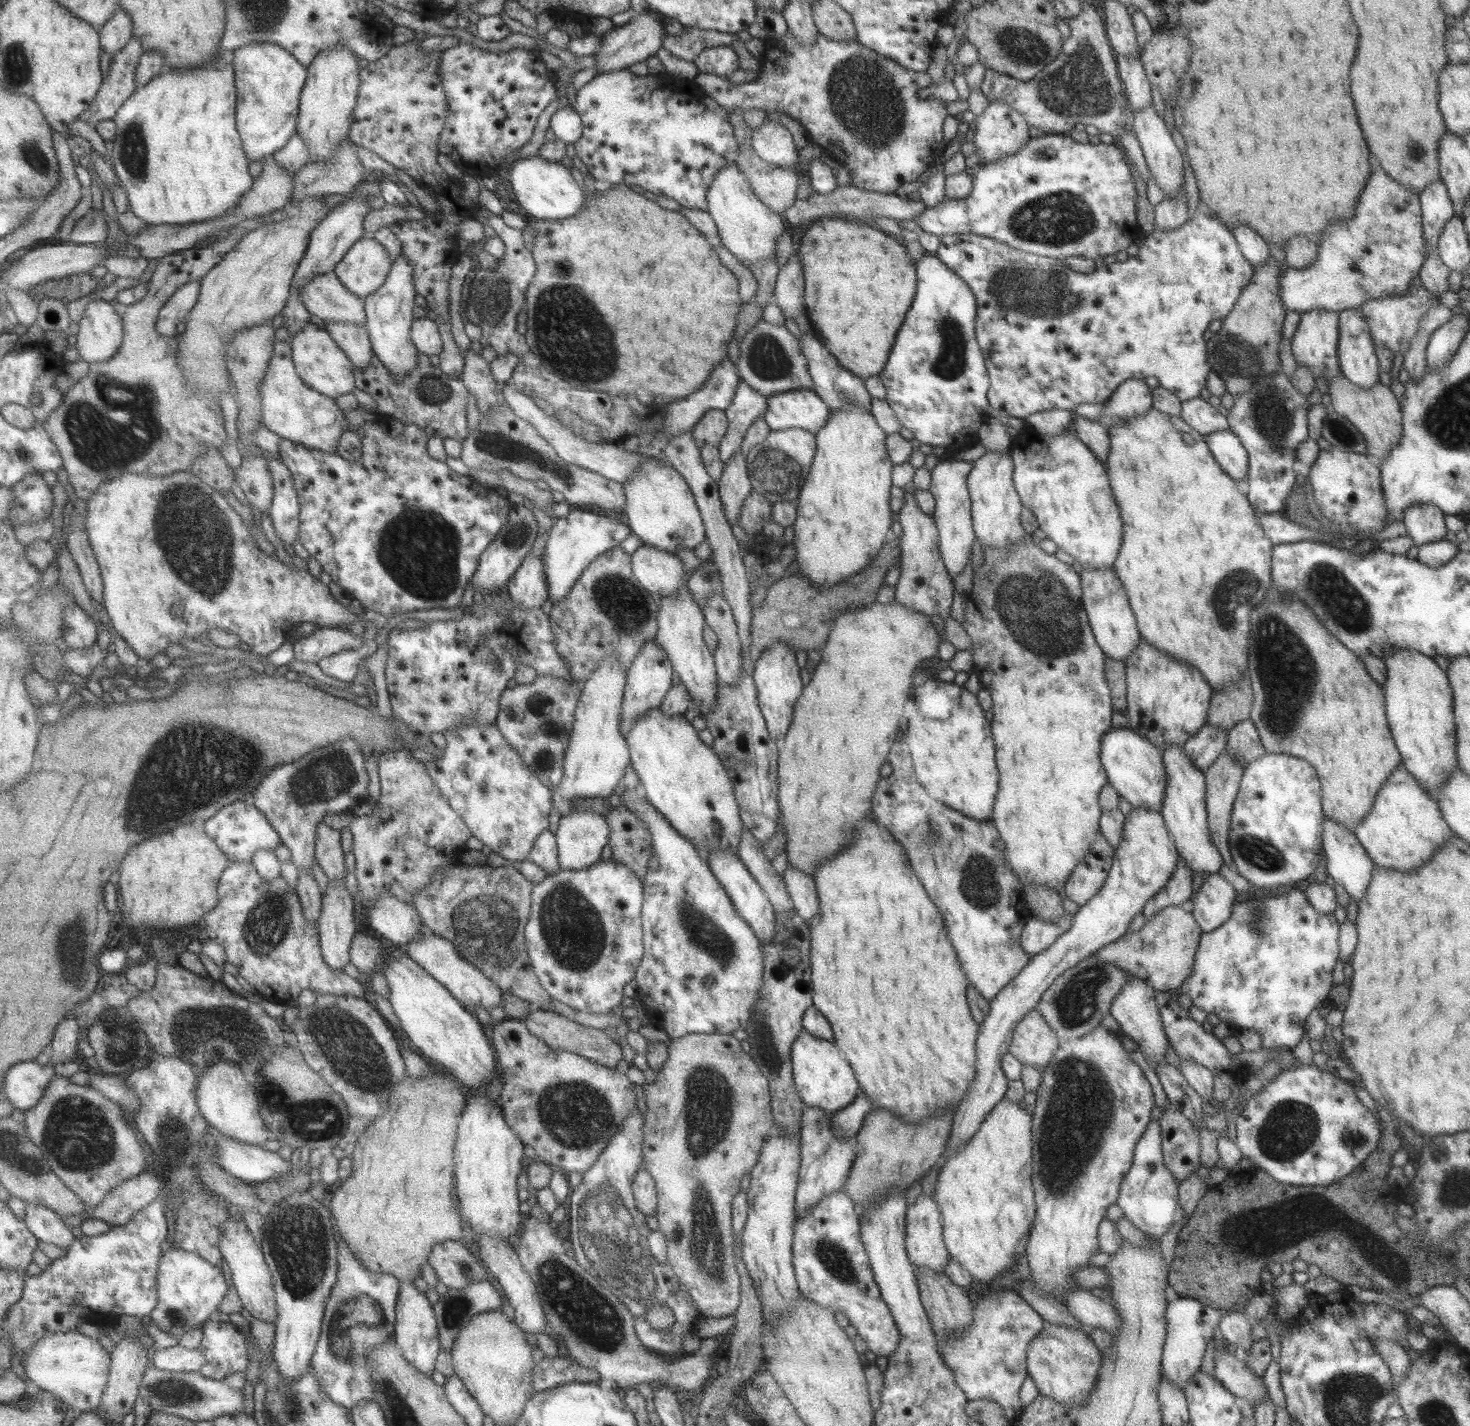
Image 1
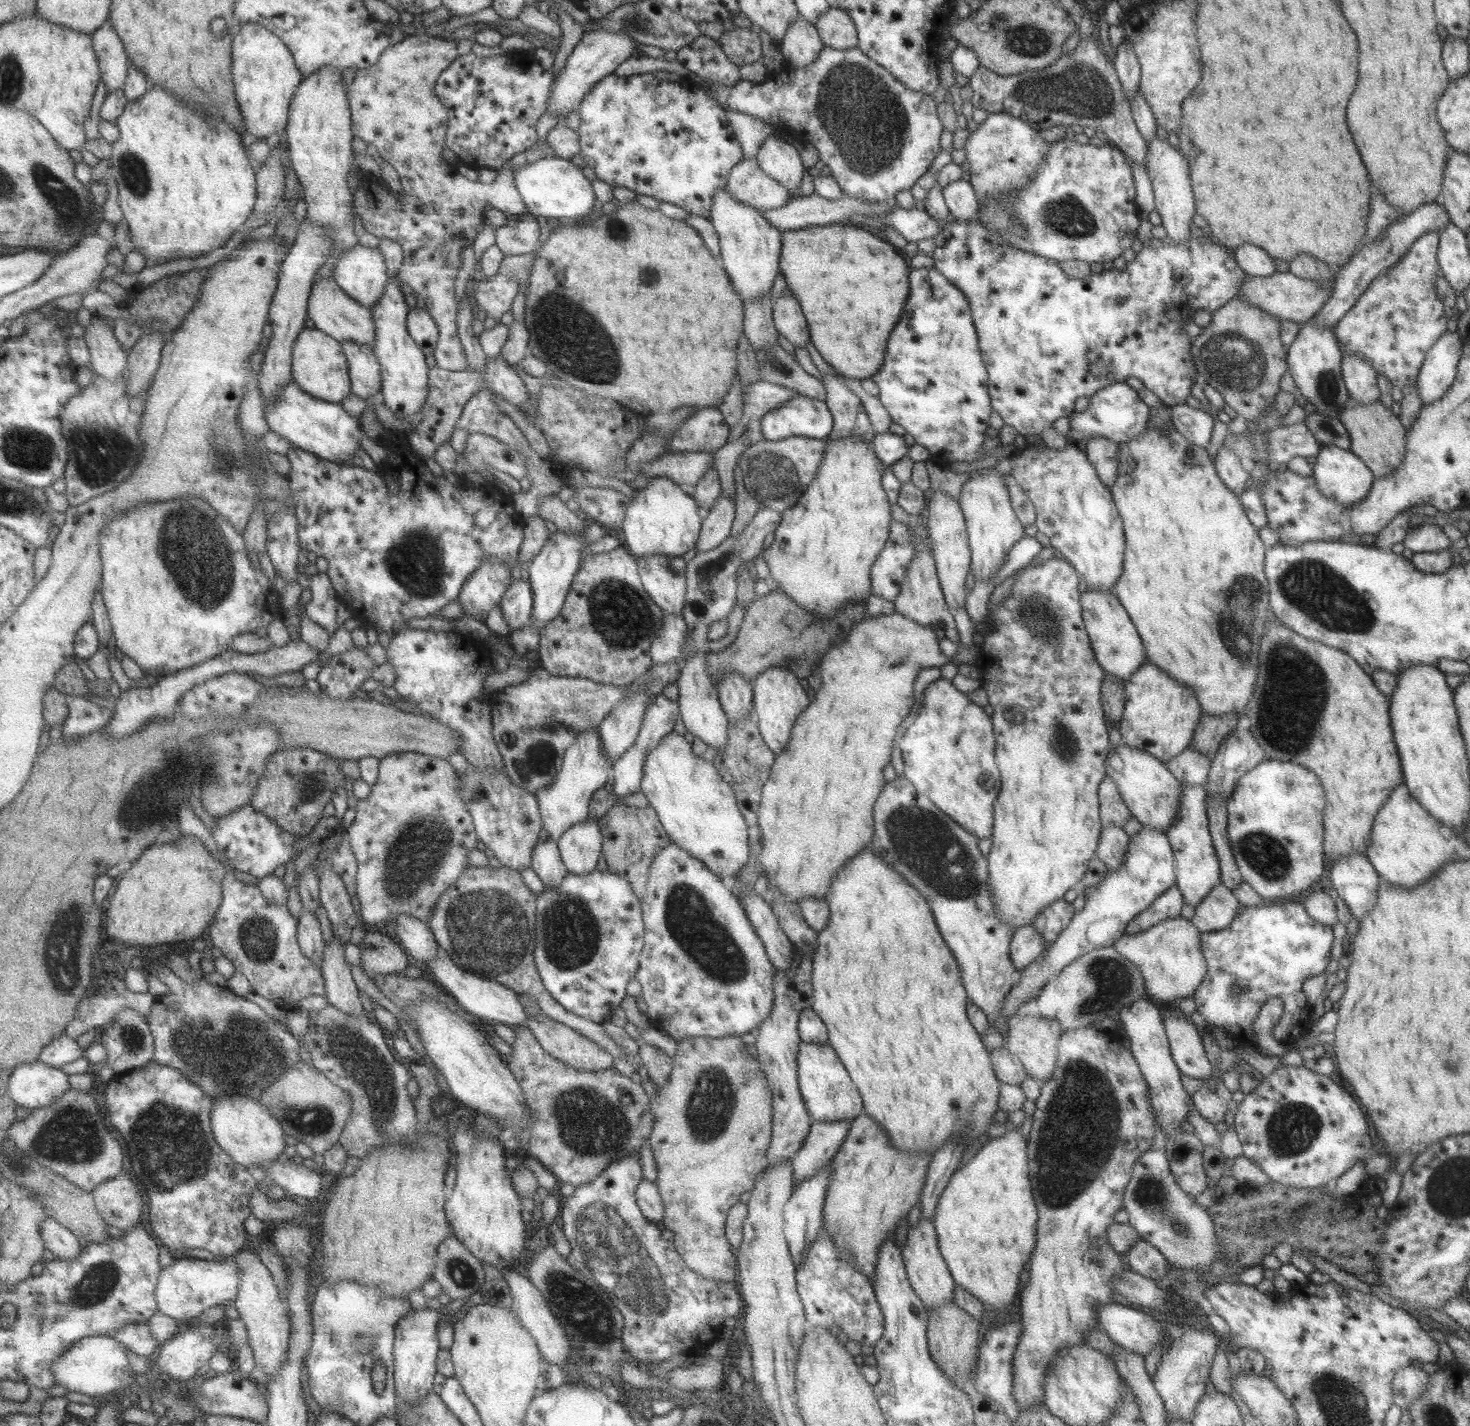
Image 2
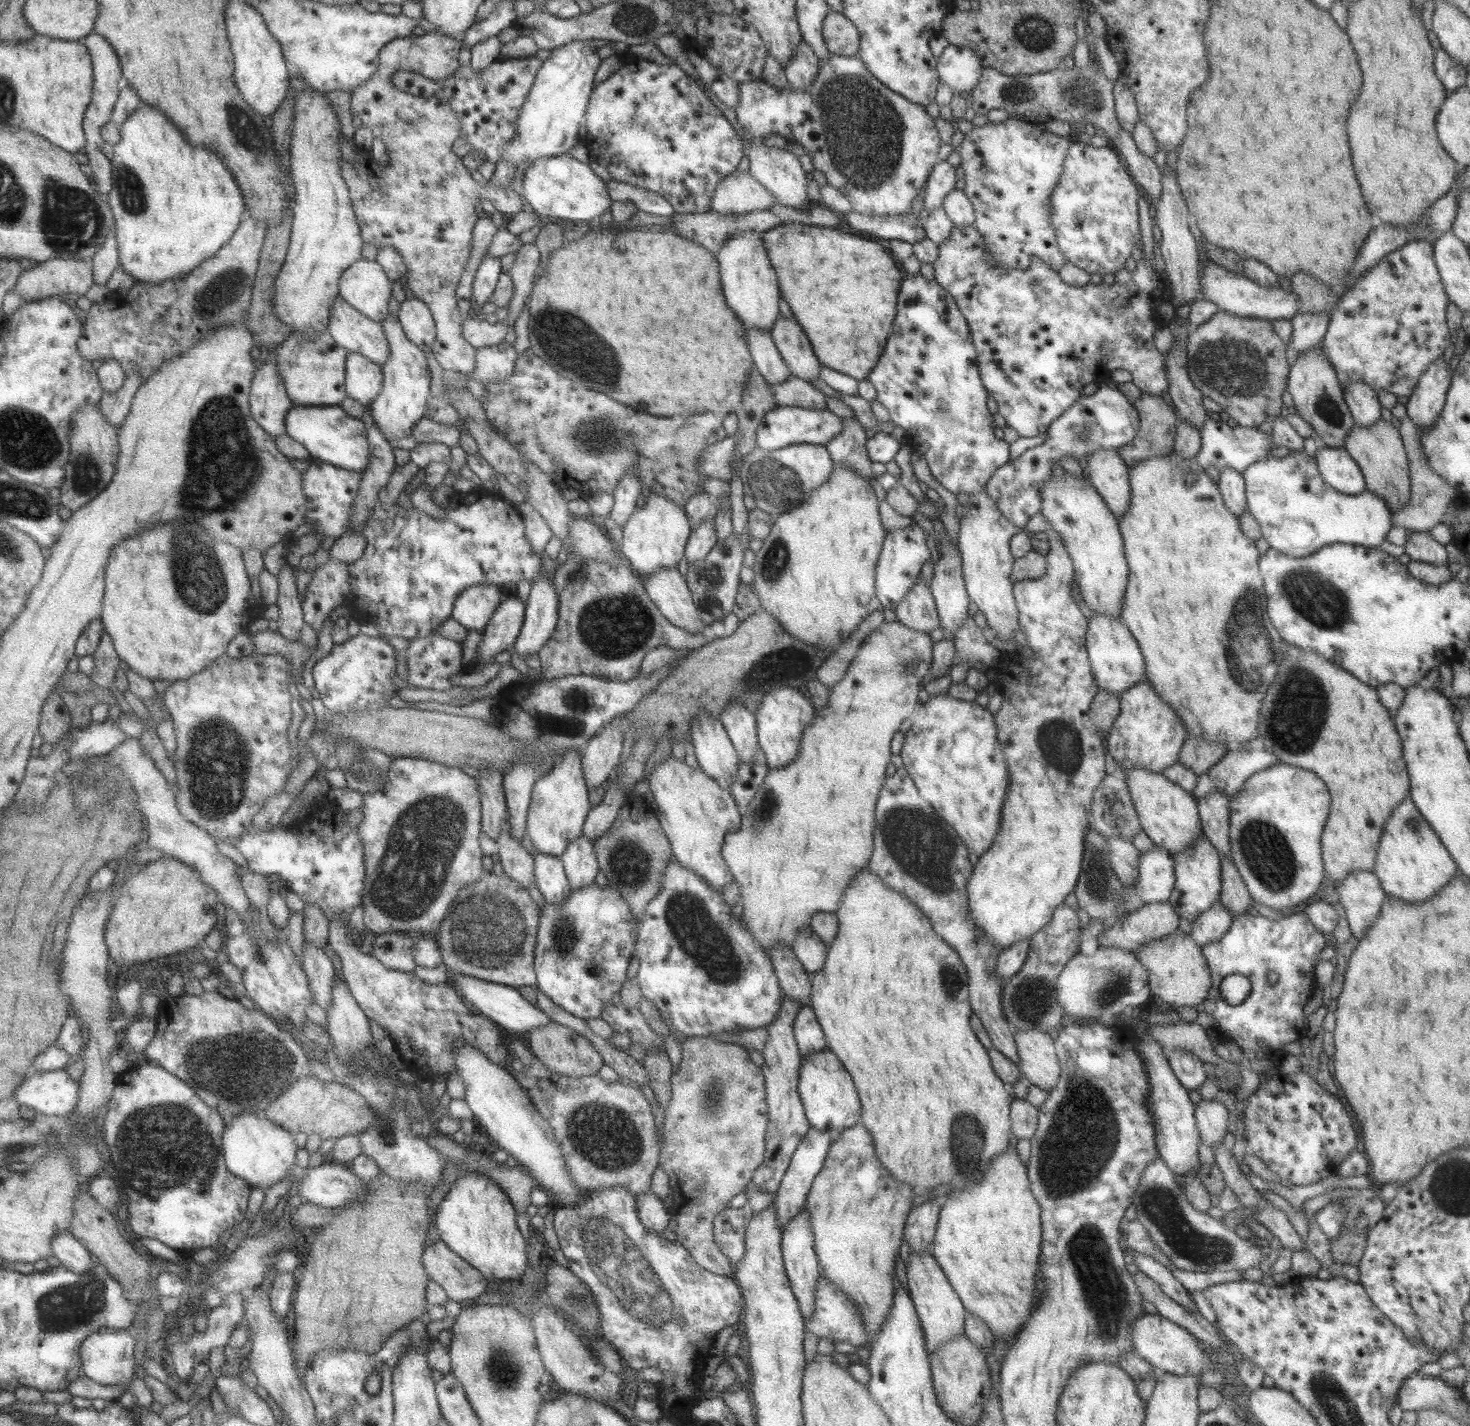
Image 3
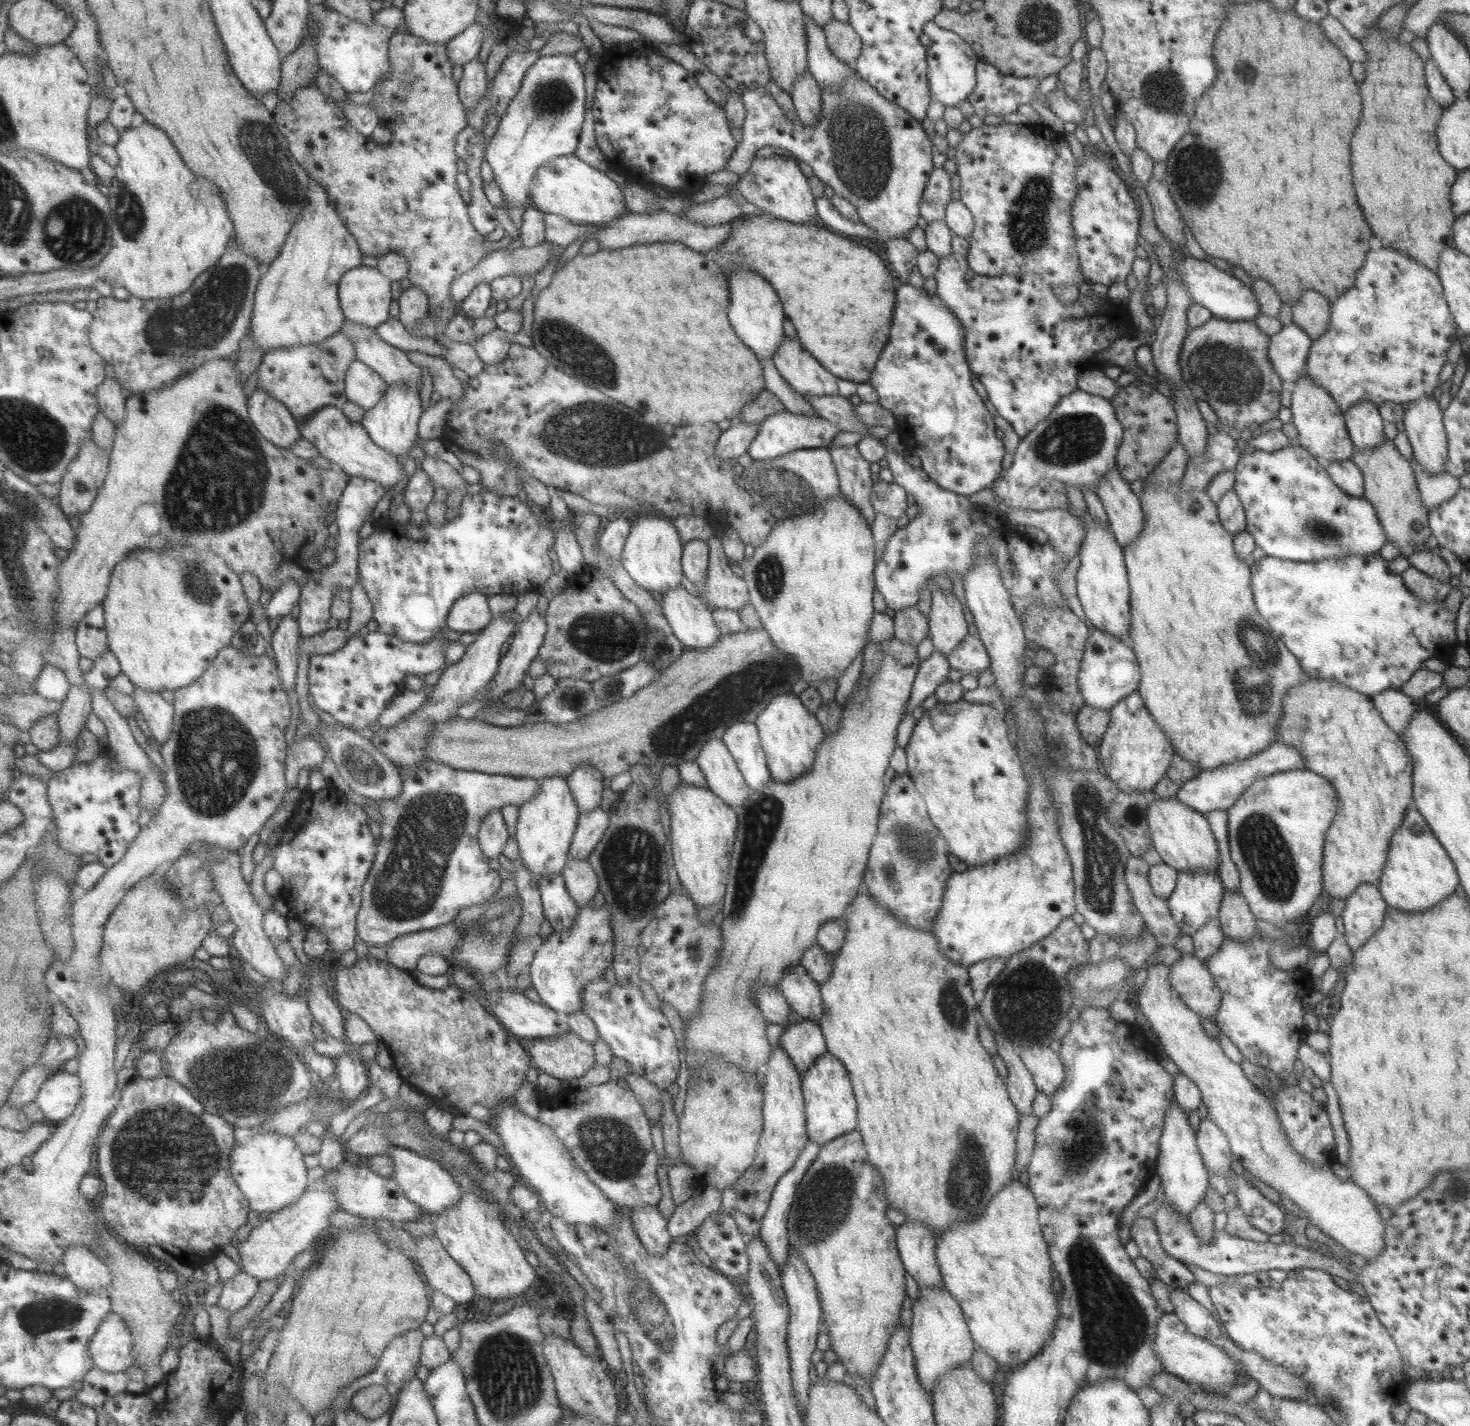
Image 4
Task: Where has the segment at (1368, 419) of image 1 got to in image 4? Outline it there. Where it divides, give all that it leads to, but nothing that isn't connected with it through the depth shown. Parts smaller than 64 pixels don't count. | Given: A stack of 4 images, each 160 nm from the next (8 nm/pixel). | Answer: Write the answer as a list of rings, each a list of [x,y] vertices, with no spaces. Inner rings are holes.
[[[1391,439],[1367,450],[1354,450],[1350,458],[1362,472],[1364,491],[1362,497],[1373,505],[1382,526],[1386,543],[1392,544],[1406,556],[1423,547],[1430,535],[1426,508],[1421,502],[1412,464],[1399,455]]]

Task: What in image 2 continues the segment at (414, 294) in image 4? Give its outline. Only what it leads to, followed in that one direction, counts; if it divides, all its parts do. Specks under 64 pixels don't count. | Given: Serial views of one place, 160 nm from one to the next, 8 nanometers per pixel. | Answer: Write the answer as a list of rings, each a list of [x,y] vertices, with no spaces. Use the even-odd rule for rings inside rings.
[[[415,306],[408,310],[406,328],[424,355],[433,354],[438,339],[438,328],[425,308]]]

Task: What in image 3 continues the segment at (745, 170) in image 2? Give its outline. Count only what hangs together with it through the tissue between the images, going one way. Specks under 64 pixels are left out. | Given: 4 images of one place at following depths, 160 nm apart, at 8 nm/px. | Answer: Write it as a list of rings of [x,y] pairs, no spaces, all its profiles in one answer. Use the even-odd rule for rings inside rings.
[[[737,170],[719,182],[710,199],[710,211],[722,215],[763,210],[774,202],[772,194],[753,181],[748,171]]]

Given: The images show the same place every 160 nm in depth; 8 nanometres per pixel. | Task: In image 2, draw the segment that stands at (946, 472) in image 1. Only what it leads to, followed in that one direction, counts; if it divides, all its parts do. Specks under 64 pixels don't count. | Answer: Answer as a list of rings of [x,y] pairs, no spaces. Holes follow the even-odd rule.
[[[931,491],[927,514],[926,528],[928,529],[937,581],[941,584],[941,593],[943,593],[945,602],[947,602],[947,609],[953,612],[955,609],[961,609],[964,606],[966,596],[965,578],[967,578],[970,567],[970,550],[965,521],[958,501],[951,499],[941,491]]]

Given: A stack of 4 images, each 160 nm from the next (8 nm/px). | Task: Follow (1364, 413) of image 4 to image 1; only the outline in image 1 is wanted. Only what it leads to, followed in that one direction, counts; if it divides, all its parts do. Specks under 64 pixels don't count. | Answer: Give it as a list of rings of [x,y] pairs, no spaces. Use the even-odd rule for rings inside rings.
[[[1356,308],[1338,312],[1337,360],[1340,374],[1361,388],[1378,382],[1378,358],[1367,323]]]

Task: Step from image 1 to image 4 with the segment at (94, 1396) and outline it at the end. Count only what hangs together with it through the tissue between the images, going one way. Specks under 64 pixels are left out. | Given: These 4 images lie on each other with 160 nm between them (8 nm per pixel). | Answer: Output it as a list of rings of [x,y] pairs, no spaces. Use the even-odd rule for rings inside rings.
[[[113,1311],[100,1324],[91,1343],[90,1354],[97,1367],[110,1373],[123,1372],[136,1362],[134,1346],[128,1323]]]

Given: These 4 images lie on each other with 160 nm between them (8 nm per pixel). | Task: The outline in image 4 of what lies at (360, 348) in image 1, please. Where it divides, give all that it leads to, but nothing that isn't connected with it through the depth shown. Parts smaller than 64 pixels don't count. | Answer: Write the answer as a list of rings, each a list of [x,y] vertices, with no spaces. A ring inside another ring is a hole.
[[[362,362],[351,363],[346,377],[348,400],[358,404],[364,411],[373,408],[386,391],[383,380]]]

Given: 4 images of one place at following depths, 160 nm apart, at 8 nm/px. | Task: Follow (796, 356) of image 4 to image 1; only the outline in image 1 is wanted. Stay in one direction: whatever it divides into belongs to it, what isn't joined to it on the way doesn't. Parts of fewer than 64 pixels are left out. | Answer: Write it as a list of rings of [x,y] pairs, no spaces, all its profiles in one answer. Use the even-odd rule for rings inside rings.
[[[796,251],[785,262],[776,276],[772,296],[784,318],[794,319],[804,310],[804,280]]]

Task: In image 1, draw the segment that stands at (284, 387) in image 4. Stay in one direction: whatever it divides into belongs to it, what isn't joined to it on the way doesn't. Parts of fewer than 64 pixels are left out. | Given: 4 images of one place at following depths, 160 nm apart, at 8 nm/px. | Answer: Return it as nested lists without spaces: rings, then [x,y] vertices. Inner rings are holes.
[[[309,323],[299,334],[295,335],[291,343],[297,372],[305,383],[313,387],[313,390],[321,391],[321,394],[337,399],[357,388],[352,359],[326,328]]]

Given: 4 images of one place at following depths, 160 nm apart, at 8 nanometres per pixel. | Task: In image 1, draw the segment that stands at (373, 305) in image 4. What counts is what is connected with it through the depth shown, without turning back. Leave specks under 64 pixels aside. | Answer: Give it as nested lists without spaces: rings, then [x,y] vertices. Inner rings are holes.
[[[359,238],[345,258],[337,263],[335,271],[353,294],[364,299],[384,284],[392,261],[387,258],[387,253],[377,240]]]

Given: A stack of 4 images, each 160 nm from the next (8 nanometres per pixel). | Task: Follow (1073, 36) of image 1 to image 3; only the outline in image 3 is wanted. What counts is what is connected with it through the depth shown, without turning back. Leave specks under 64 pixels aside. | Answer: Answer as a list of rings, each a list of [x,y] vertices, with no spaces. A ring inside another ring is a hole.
[[[1091,62],[1082,68],[1073,66],[1071,69],[1064,69],[1060,66],[1053,70],[1025,76],[1009,76],[1001,74],[990,66],[984,66],[979,80],[970,90],[972,102],[969,108],[979,115],[987,115],[991,109],[1004,110],[1009,117],[1032,122],[1034,125],[1036,122],[1034,116],[1039,116],[1043,123],[1053,119],[1067,121],[1072,125],[1092,125],[1115,146],[1120,160],[1127,164],[1126,170],[1130,179],[1133,179],[1135,185],[1141,189],[1142,195],[1147,196],[1153,205],[1162,191],[1160,170],[1153,163],[1153,158],[1138,151],[1139,149],[1133,143],[1132,135],[1119,127],[1115,117],[1112,86],[1097,62]]]

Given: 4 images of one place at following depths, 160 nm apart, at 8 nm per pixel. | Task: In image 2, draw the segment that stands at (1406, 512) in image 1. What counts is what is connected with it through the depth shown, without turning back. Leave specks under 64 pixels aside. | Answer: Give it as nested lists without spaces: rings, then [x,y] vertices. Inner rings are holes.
[[[1419,524],[1410,528],[1403,537],[1402,543],[1412,553],[1437,552],[1448,549],[1451,541],[1441,531],[1440,524]]]

